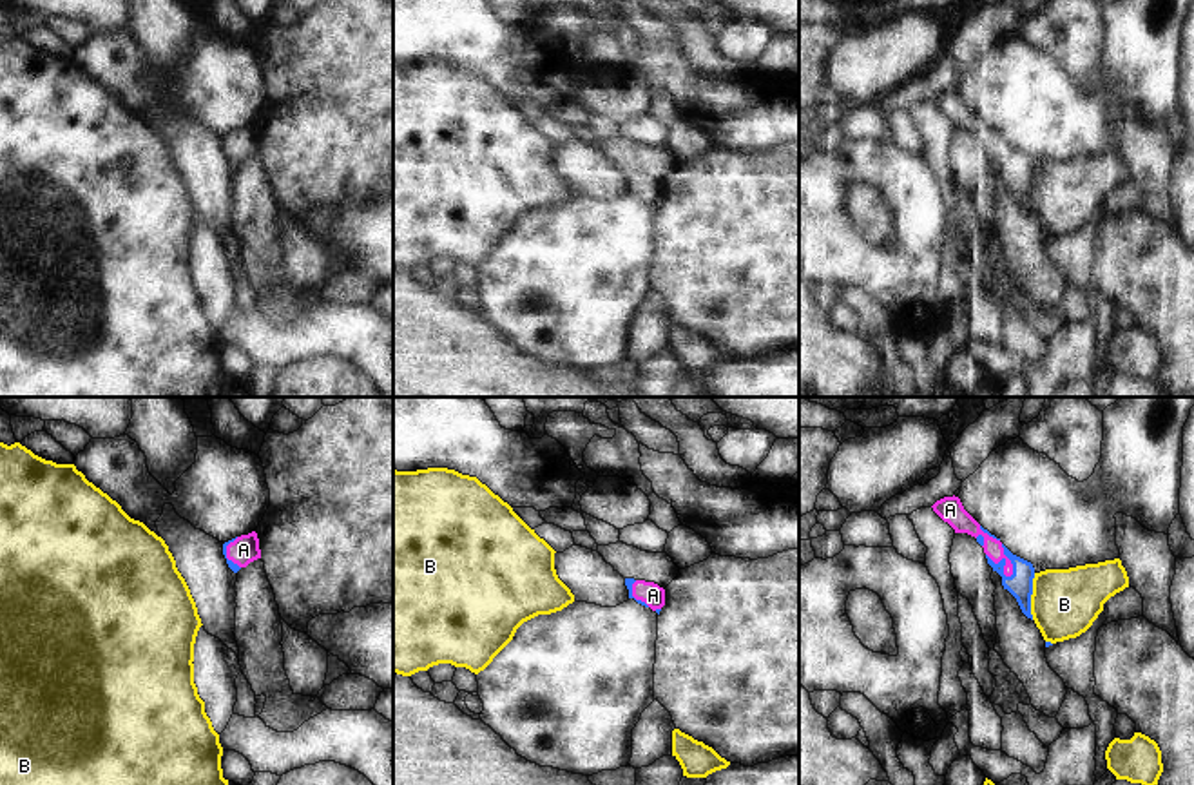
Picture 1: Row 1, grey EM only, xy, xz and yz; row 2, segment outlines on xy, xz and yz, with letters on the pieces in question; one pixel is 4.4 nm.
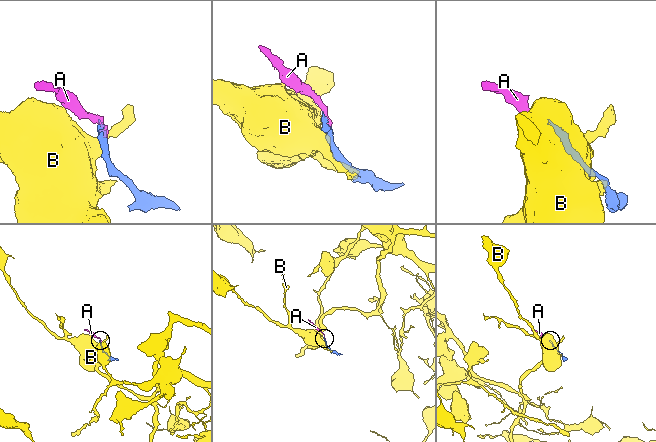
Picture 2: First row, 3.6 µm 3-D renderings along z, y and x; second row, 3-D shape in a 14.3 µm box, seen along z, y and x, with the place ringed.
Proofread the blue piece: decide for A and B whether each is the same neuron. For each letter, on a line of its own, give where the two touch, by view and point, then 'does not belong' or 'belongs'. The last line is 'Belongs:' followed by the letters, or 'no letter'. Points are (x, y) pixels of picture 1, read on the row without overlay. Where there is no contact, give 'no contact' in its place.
A: contact yz (1004, 153); belongs
B: contact yz (1030, 191); does not belong
Belongs: A

